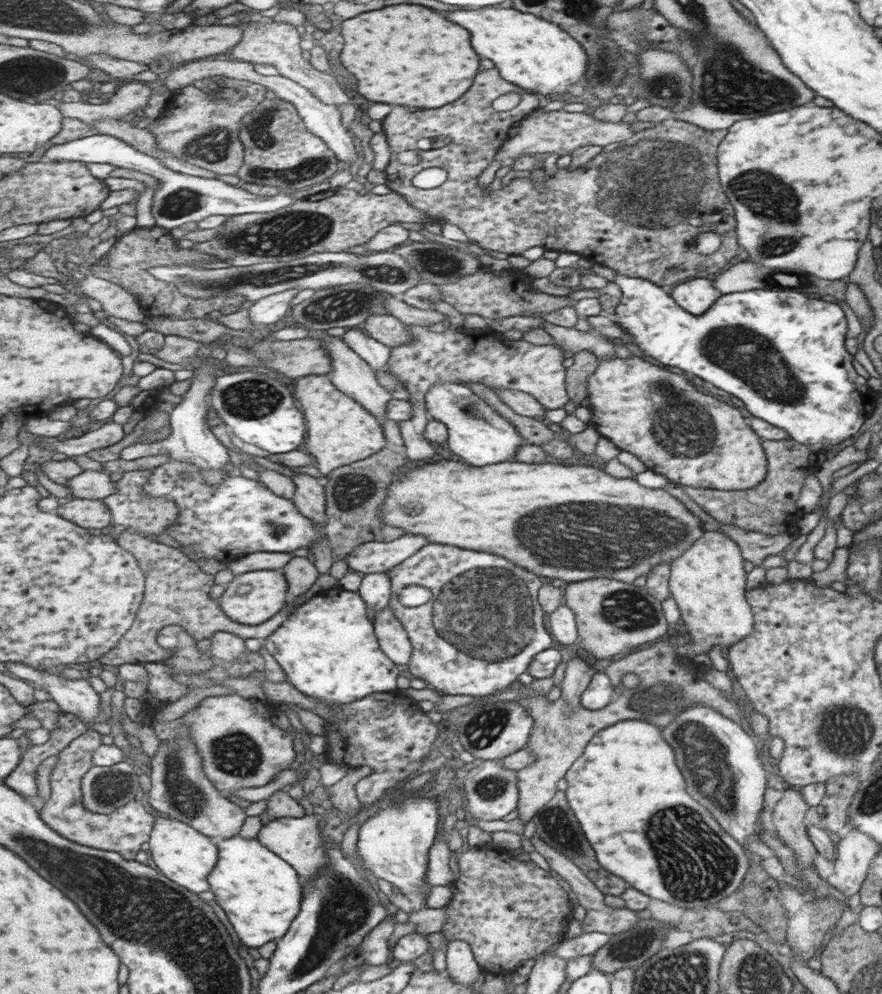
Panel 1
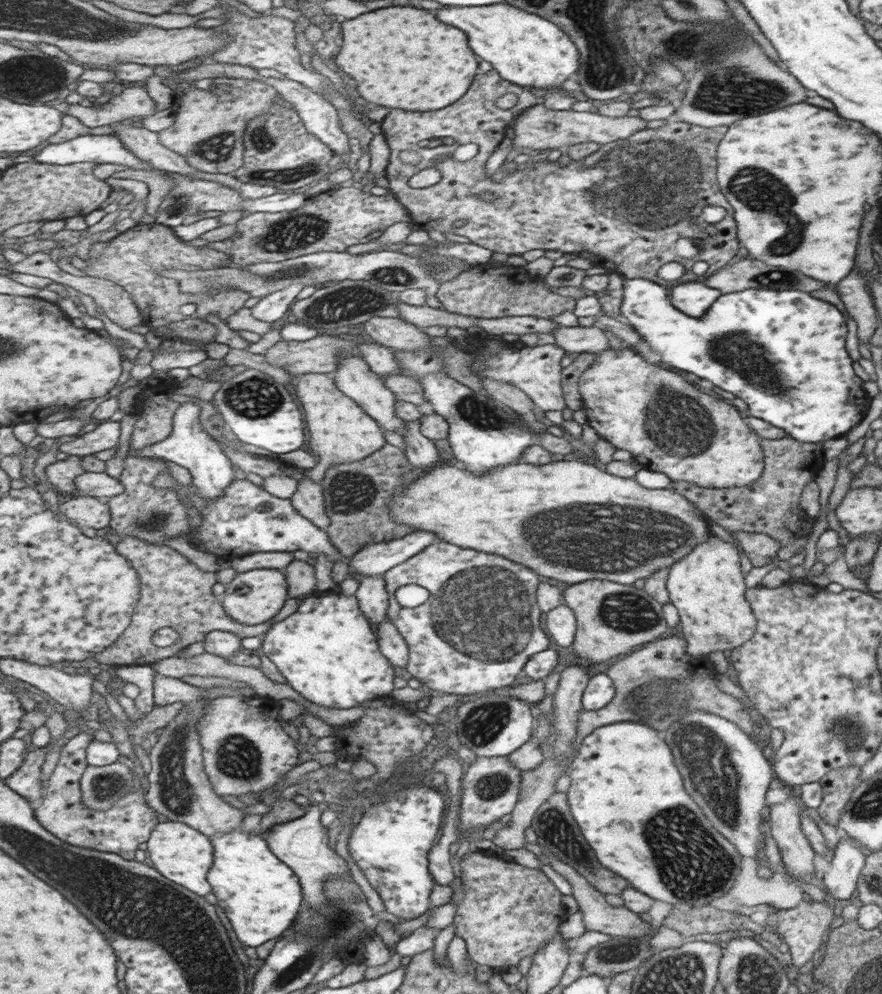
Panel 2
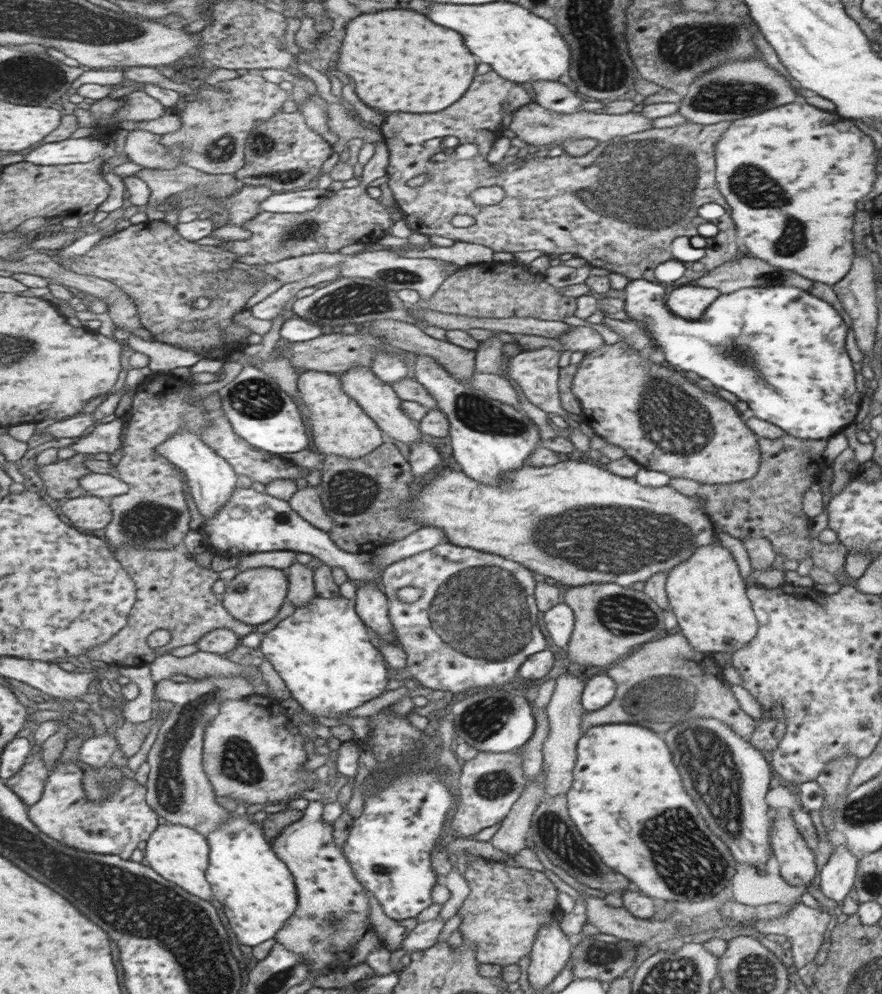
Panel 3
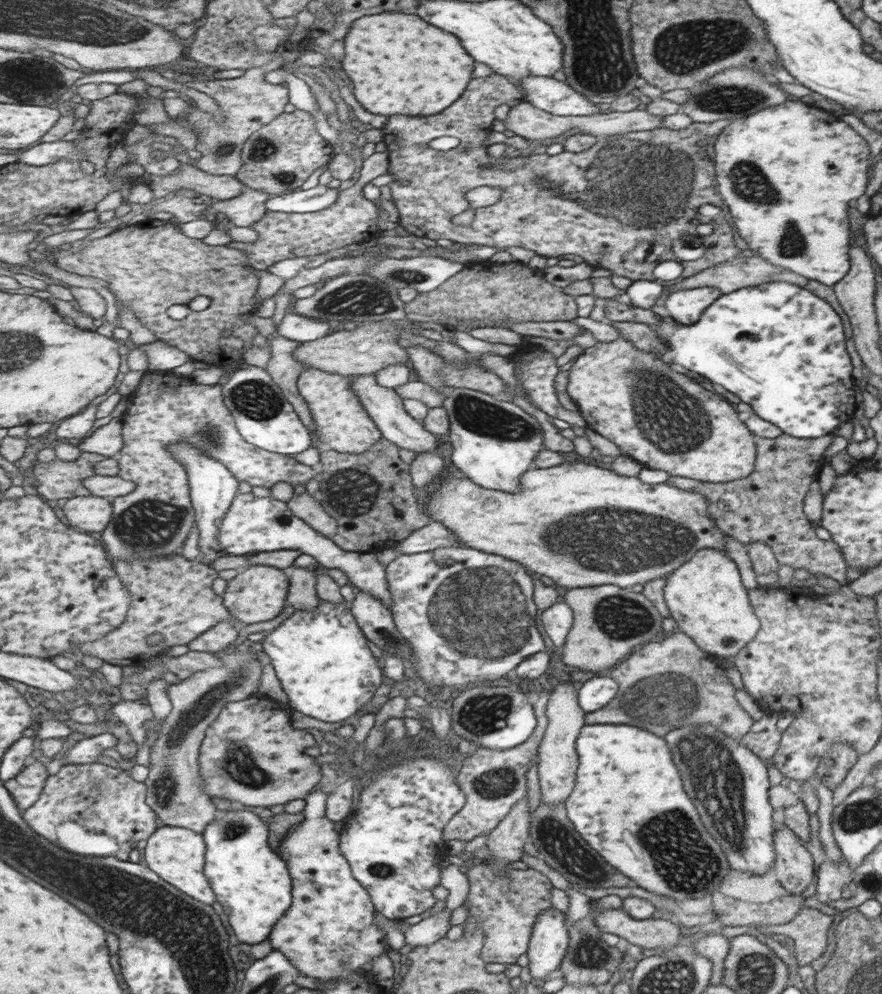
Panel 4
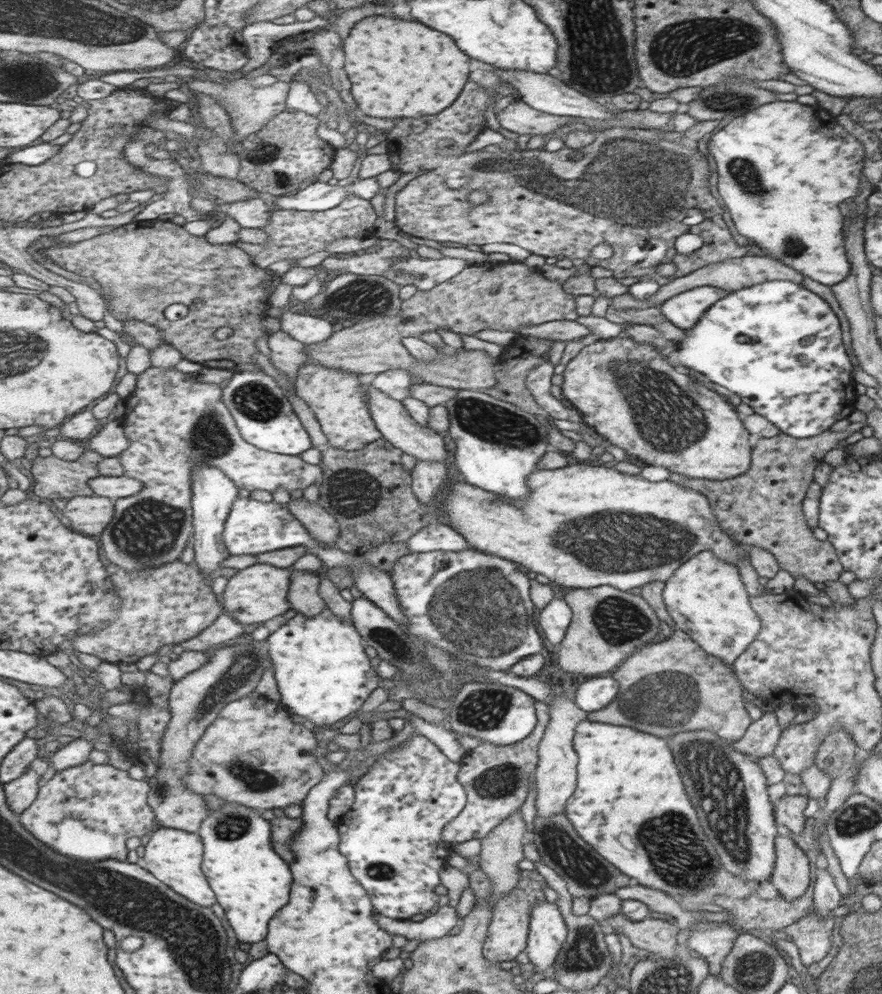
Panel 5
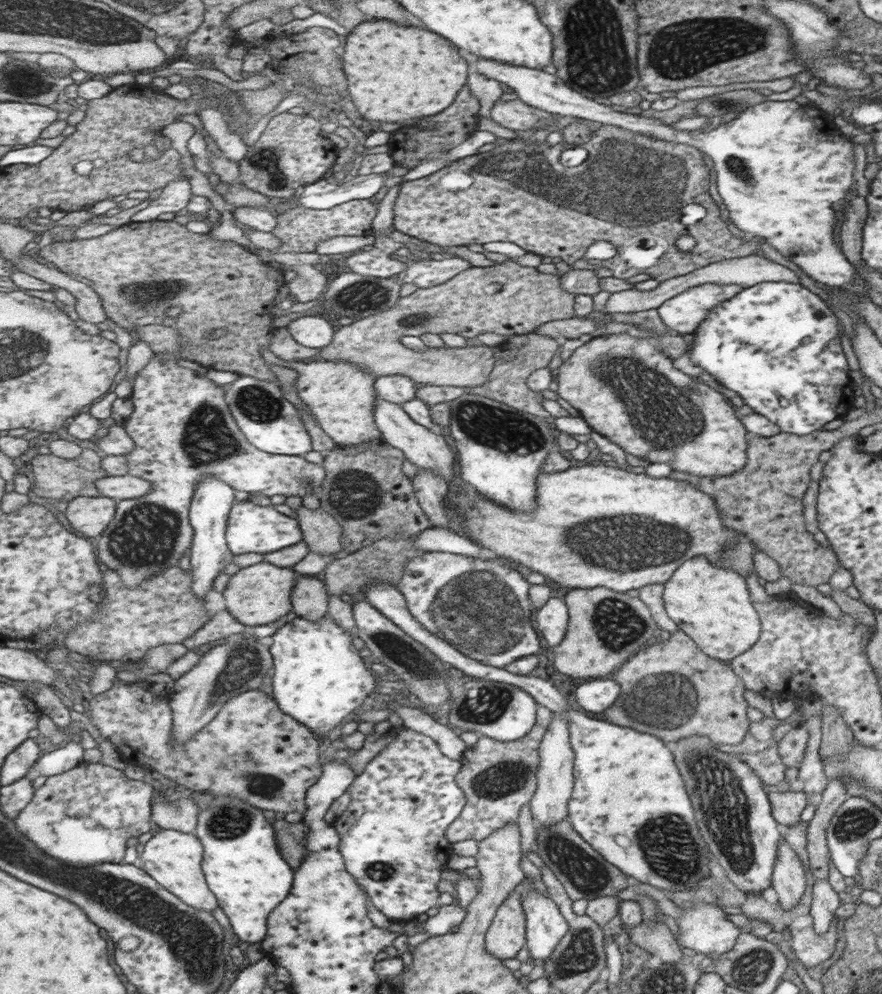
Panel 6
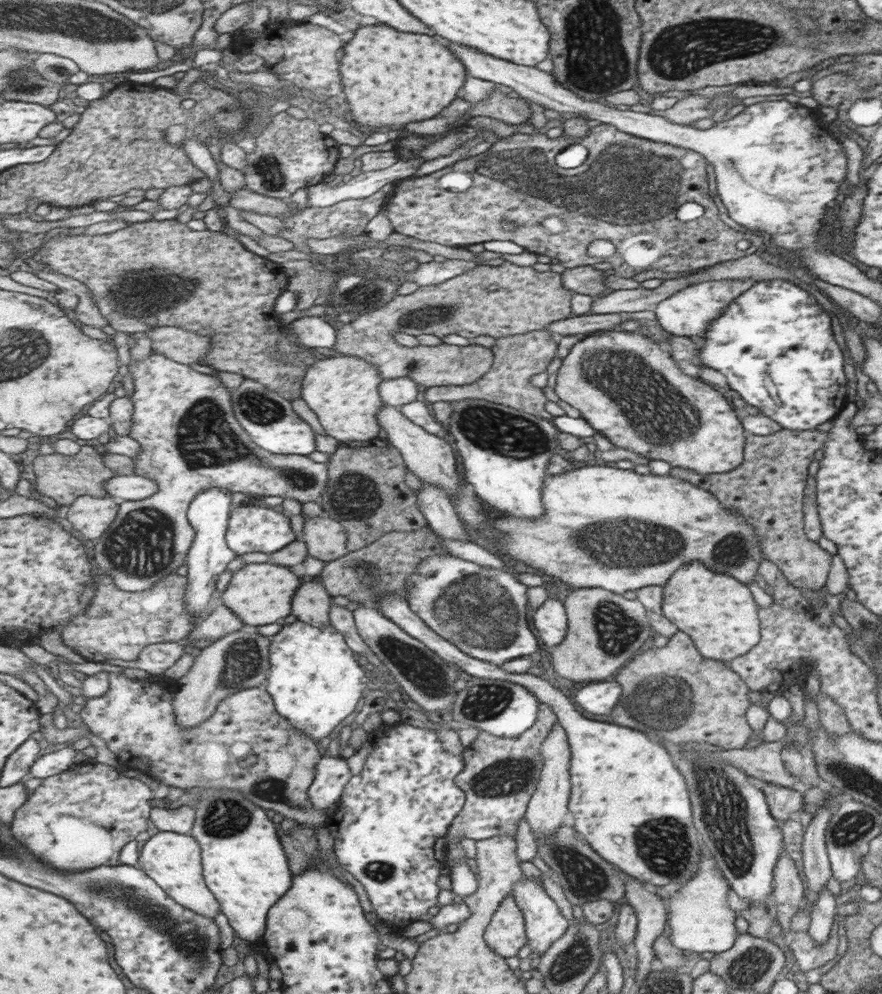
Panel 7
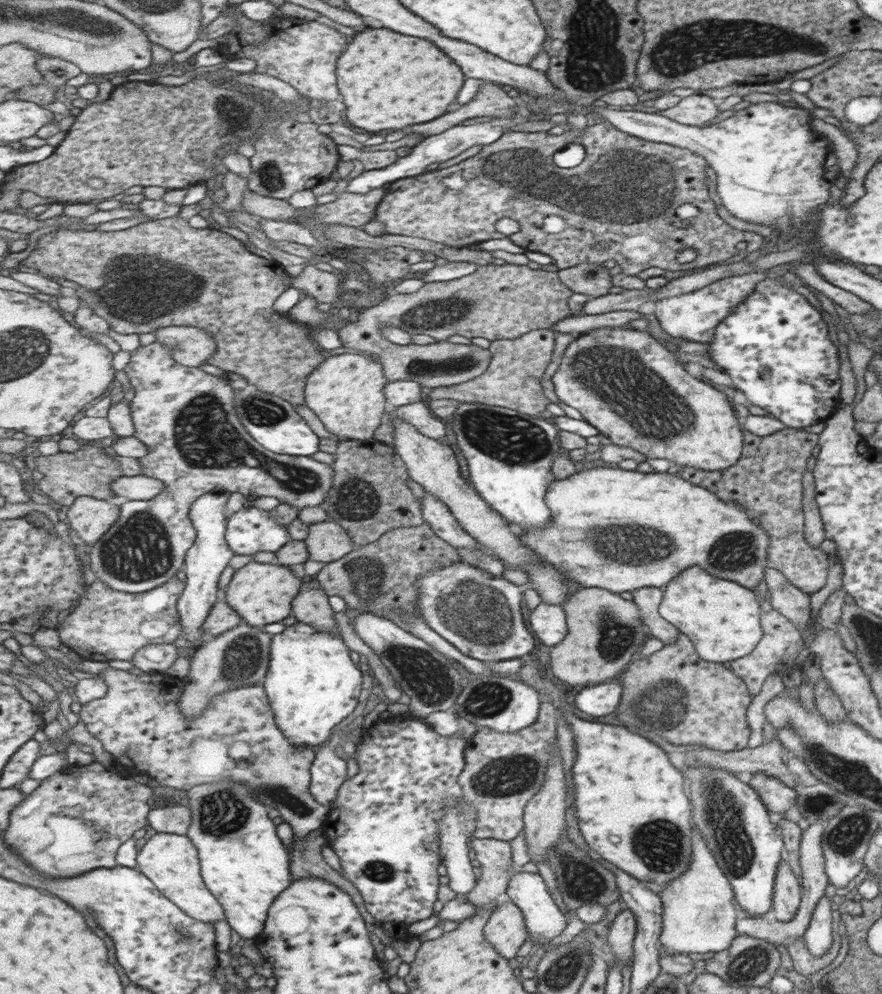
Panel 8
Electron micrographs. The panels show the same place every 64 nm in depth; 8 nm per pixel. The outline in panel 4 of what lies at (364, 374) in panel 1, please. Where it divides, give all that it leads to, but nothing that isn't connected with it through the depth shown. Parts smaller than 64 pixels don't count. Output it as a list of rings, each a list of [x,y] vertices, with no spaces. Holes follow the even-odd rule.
[[[357,375],[353,377],[353,381],[354,392],[358,395],[358,400],[364,406],[369,418],[376,424],[377,430],[384,435],[385,440],[392,442],[399,449],[411,450],[414,454],[423,454],[423,452],[437,454],[439,452],[439,444],[435,442],[433,433],[429,433],[422,422],[416,421],[405,412],[402,399],[395,391],[379,387],[375,383],[374,375]]]

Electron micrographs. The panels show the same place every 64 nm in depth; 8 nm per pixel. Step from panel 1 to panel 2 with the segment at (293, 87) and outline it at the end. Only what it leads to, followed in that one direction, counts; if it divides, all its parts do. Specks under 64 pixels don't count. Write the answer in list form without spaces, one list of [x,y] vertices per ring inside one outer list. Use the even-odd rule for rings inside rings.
[[[265,77],[264,81],[273,85],[283,100],[293,104],[309,132],[325,142],[342,159],[350,154],[350,137],[339,126],[337,109],[321,93],[287,77]]]

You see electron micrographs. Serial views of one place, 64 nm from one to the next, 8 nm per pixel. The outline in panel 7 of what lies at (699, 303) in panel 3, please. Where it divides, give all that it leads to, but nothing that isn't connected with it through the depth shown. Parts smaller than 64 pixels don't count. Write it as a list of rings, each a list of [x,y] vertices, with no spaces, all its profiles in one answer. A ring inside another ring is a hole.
[[[755,279],[705,280],[675,291],[673,295],[657,303],[653,312],[661,329],[671,336],[689,337],[699,341],[705,335],[709,324],[723,312],[723,308],[755,283]]]

